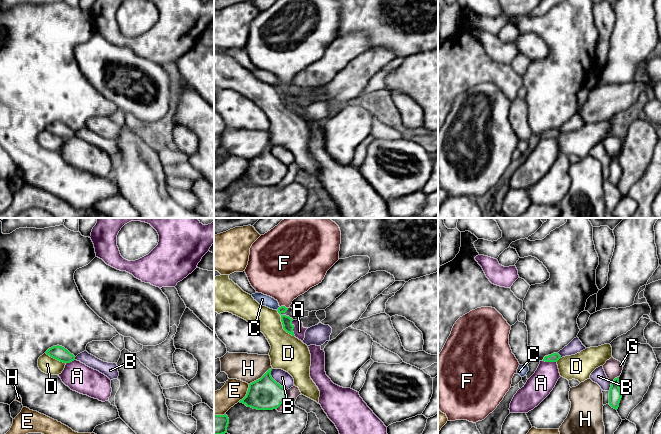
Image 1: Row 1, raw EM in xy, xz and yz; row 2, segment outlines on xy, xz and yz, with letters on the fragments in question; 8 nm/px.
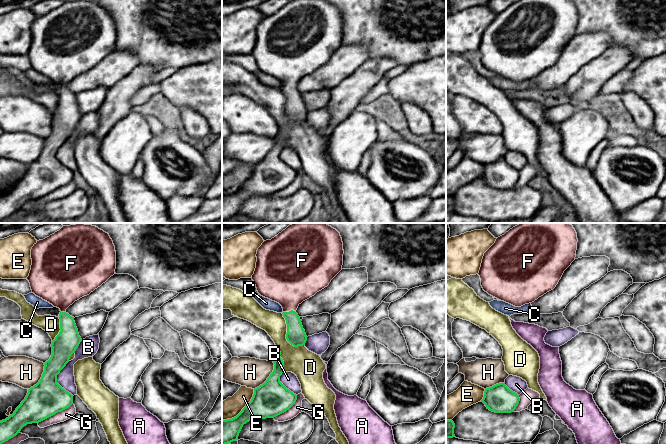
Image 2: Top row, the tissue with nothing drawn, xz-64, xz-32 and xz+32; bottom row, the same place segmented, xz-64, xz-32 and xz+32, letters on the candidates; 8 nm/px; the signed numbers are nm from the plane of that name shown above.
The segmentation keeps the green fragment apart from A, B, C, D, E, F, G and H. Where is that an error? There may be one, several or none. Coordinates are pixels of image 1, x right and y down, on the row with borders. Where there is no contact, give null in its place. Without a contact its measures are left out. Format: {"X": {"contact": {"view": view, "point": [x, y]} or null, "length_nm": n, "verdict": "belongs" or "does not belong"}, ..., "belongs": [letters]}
{"A": {"contact": {"view": "xz", "point": [293, 328]}, "length_nm": 130, "verdict": "does not belong"}, "B": {"contact": {"view": "xz", "point": [275, 381]}, "length_nm": 220, "verdict": "does not belong"}, "C": {"contact": {"view": "xz", "point": [278, 308]}, "length_nm": 40, "verdict": "does not belong"}, "D": {"contact": {"view": "xz", "point": [282, 324]}, "length_nm": 260, "verdict": "does not belong"}, "E": {"contact": {"view": "xz", "point": [247, 393]}, "length_nm": 170, "verdict": "does not belong"}, "F": {"contact": {"view": "xz", "point": [284, 306]}, "length_nm": 70, "verdict": "belongs"}, "G": {"contact": {"view": "xz", "point": [284, 400]}, "length_nm": 180, "verdict": "does not belong"}, "H": {"contact": {"view": "xz", "point": [261, 377]}, "length_nm": 240, "verdict": "does not belong"}, "belongs": ["F"]}

